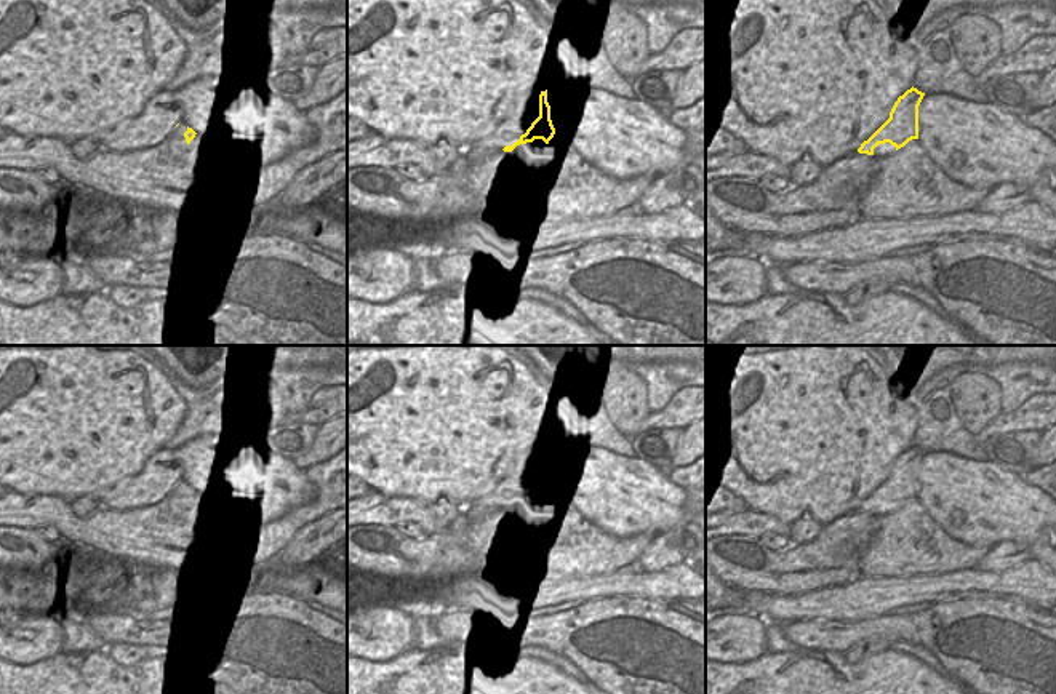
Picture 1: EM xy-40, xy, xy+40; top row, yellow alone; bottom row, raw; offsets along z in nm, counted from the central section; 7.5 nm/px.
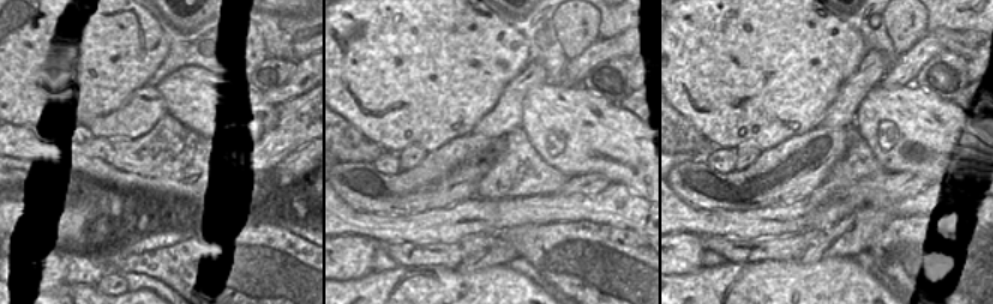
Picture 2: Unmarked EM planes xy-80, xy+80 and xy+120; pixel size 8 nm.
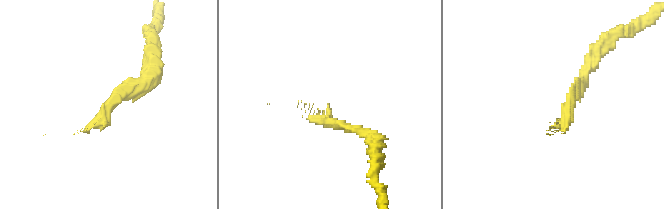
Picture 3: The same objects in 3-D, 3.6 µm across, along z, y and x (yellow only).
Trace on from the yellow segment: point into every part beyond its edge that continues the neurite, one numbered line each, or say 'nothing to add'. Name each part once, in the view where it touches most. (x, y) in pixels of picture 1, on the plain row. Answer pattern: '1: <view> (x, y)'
1: xy (509, 488)

